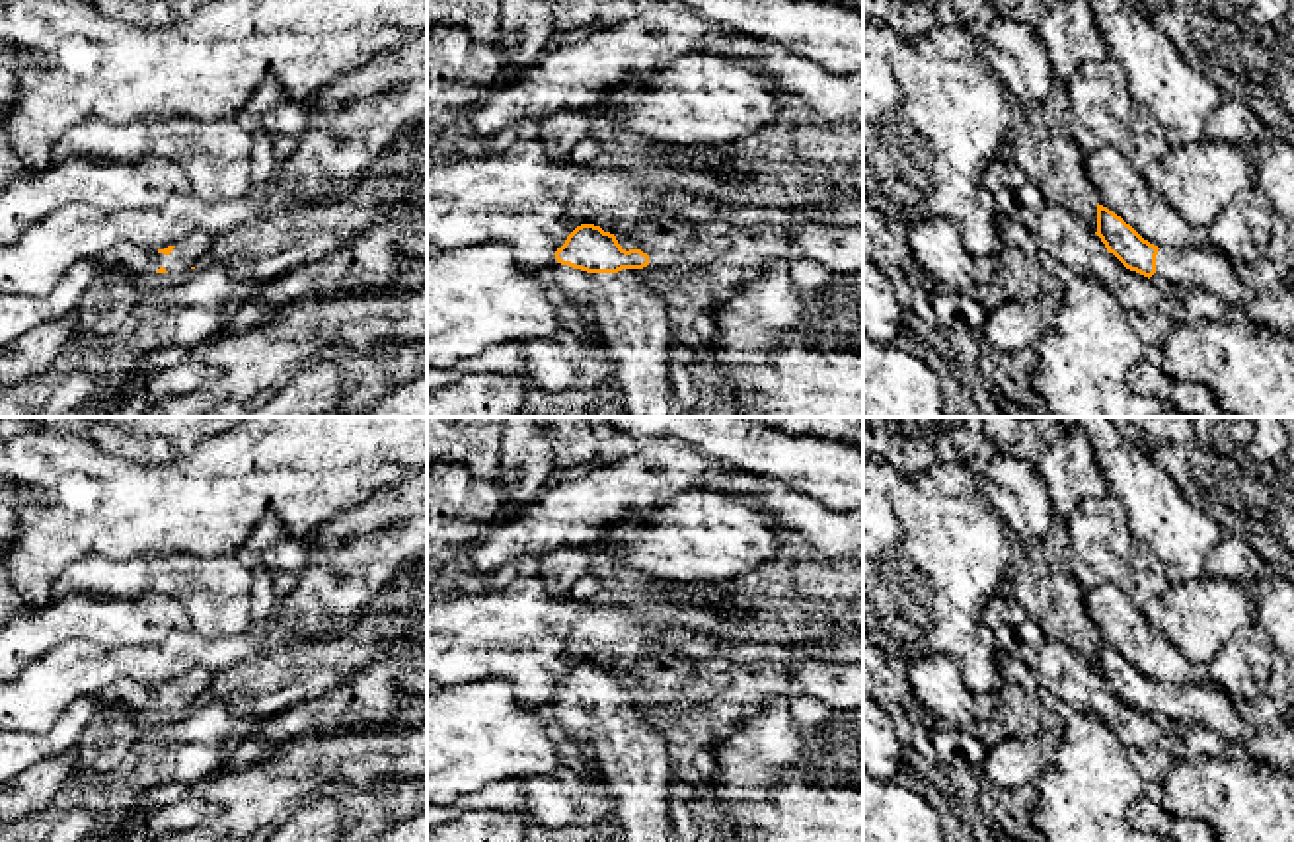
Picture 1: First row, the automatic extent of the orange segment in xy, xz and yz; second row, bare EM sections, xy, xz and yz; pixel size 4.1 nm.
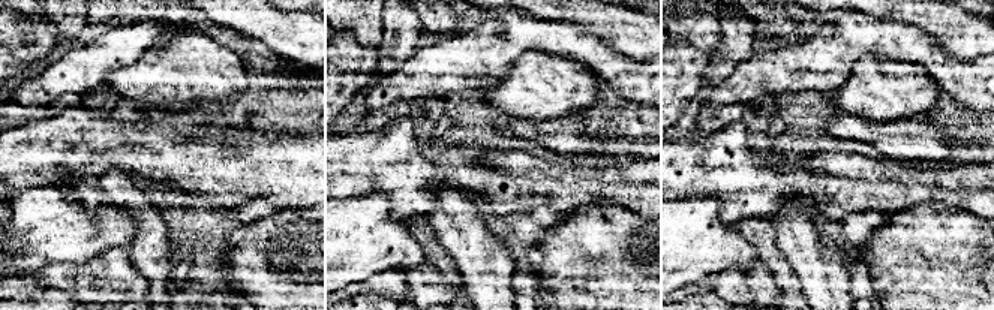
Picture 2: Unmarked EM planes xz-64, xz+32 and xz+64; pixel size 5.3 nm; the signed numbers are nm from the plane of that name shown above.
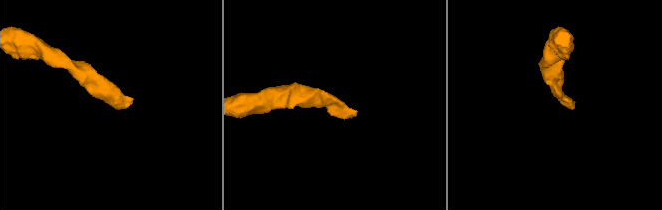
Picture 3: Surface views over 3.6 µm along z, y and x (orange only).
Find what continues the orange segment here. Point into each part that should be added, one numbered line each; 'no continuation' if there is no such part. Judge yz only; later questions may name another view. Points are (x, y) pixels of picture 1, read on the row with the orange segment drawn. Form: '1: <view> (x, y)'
1: yz (1203, 266)

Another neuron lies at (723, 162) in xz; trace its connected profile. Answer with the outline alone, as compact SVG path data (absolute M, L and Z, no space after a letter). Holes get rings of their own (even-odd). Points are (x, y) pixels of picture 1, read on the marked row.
M680 148L672 158L672 166L713 172L737 185L744 185L762 173L742 168L739 158L725 148L704 148L700 154L688 154L684 148Z

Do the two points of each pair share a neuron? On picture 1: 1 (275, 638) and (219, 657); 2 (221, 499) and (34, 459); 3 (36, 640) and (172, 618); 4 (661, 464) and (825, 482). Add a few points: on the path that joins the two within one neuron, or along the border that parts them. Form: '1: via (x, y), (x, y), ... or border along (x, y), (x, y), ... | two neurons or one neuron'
1: via (262, 638), (232, 650) | one neuron
2: via (174, 499), (102, 499), (80, 496) | one neuron
3: via (69, 618), (139, 618) | one neuron
4: border along (725, 460), (766, 474), (794, 492) | two neurons

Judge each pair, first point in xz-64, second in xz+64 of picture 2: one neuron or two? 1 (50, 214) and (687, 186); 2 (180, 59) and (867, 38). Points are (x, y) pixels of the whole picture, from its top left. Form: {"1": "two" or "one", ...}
{"1": "two", "2": "two"}

